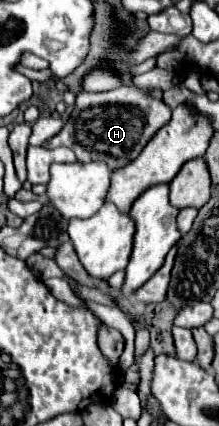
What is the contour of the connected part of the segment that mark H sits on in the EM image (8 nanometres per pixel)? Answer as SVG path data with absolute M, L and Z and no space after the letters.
M117 87L103 93L79 93L65 127L43 145L49 149L69 147L79 163L103 161L111 171L115 171L137 159L147 141L165 127L169 119L171 109L163 101L147 97L143 89Z

